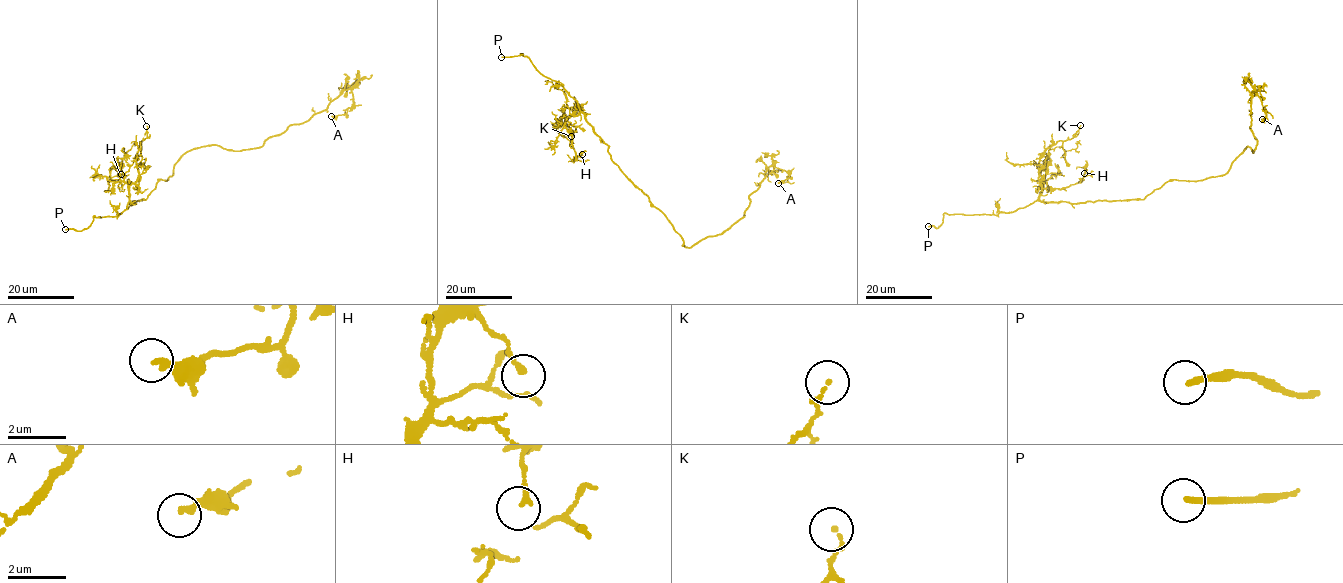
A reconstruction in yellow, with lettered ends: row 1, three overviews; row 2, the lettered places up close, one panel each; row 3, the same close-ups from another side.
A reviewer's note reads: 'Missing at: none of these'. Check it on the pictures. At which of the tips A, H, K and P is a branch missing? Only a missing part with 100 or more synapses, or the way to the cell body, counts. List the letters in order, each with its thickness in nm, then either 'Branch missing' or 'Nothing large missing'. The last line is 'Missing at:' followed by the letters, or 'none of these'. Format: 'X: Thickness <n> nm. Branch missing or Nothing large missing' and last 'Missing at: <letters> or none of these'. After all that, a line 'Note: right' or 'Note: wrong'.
A: Thickness 240 nm. Nothing large missing
H: Thickness 160 nm. Nothing large missing
K: Thickness 130 nm. Nothing large missing
P: Thickness 190 nm. Branch missing
Missing at: P
Note: wrong

